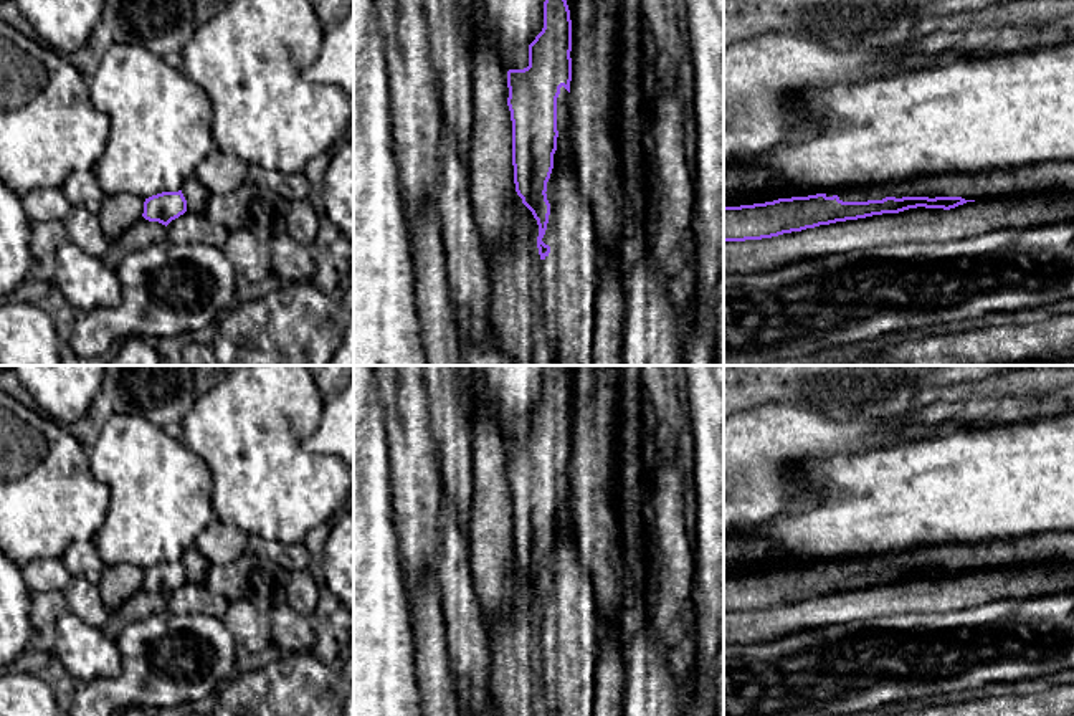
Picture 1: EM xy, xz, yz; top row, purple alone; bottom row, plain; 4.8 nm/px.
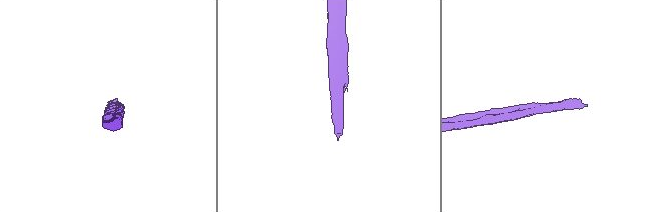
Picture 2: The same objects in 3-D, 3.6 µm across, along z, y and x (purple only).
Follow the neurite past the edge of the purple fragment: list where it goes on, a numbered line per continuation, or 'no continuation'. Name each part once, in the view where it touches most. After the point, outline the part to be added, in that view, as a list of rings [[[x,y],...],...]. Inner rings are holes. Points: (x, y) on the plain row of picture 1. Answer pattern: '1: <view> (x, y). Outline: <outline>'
1: yz (1058, 546). Outline: [[[1051,531],[1006,541],[985,541],[978,544],[939,544],[882,557],[831,562],[826,564],[826,567],[838,566],[843,572],[882,570],[886,567],[962,567],[965,570],[986,574],[990,570],[1011,570],[1049,564],[1074,564],[1074,531]]]

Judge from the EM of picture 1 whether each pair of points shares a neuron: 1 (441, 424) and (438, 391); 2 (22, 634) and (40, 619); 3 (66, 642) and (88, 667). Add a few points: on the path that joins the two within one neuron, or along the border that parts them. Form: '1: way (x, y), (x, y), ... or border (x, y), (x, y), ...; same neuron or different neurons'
1: way (441, 415), (441, 399); same neuron
2: border (32, 594), (30, 624), (37, 637); different neurons
3: way (73, 649), (85, 660); same neuron

